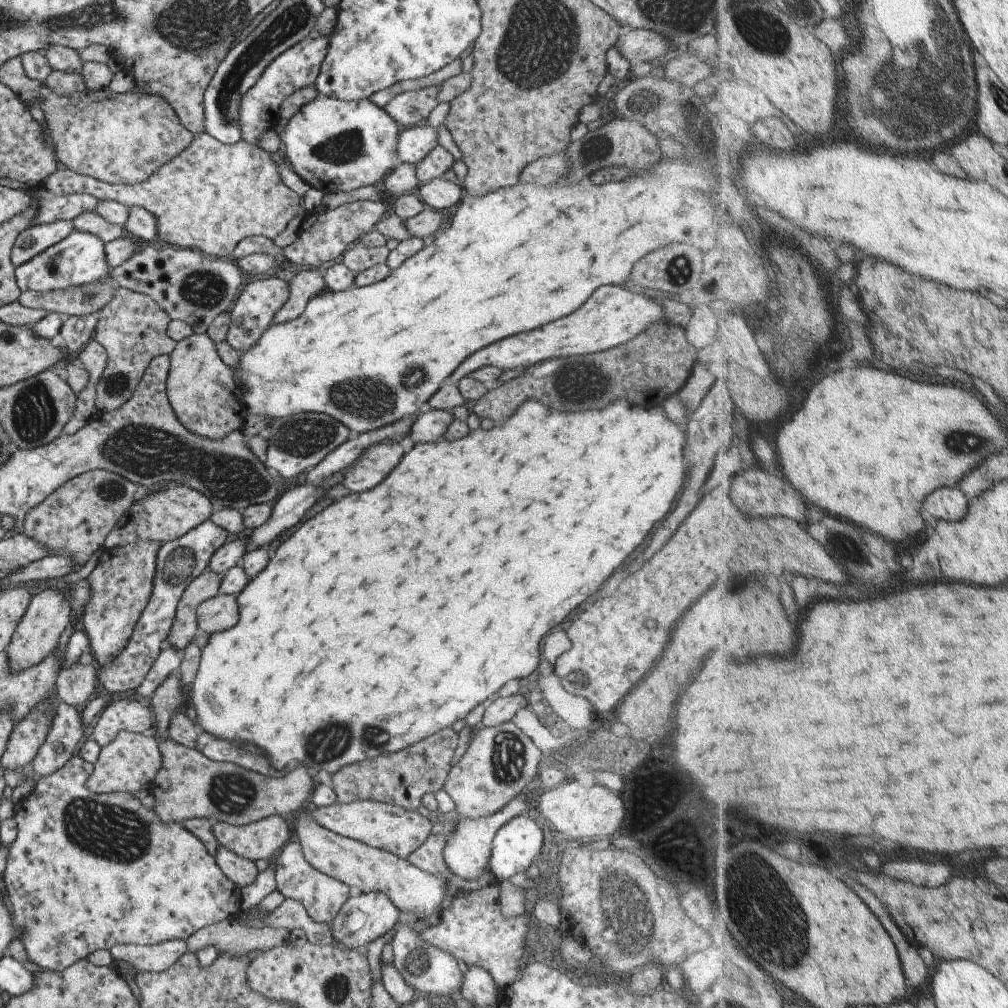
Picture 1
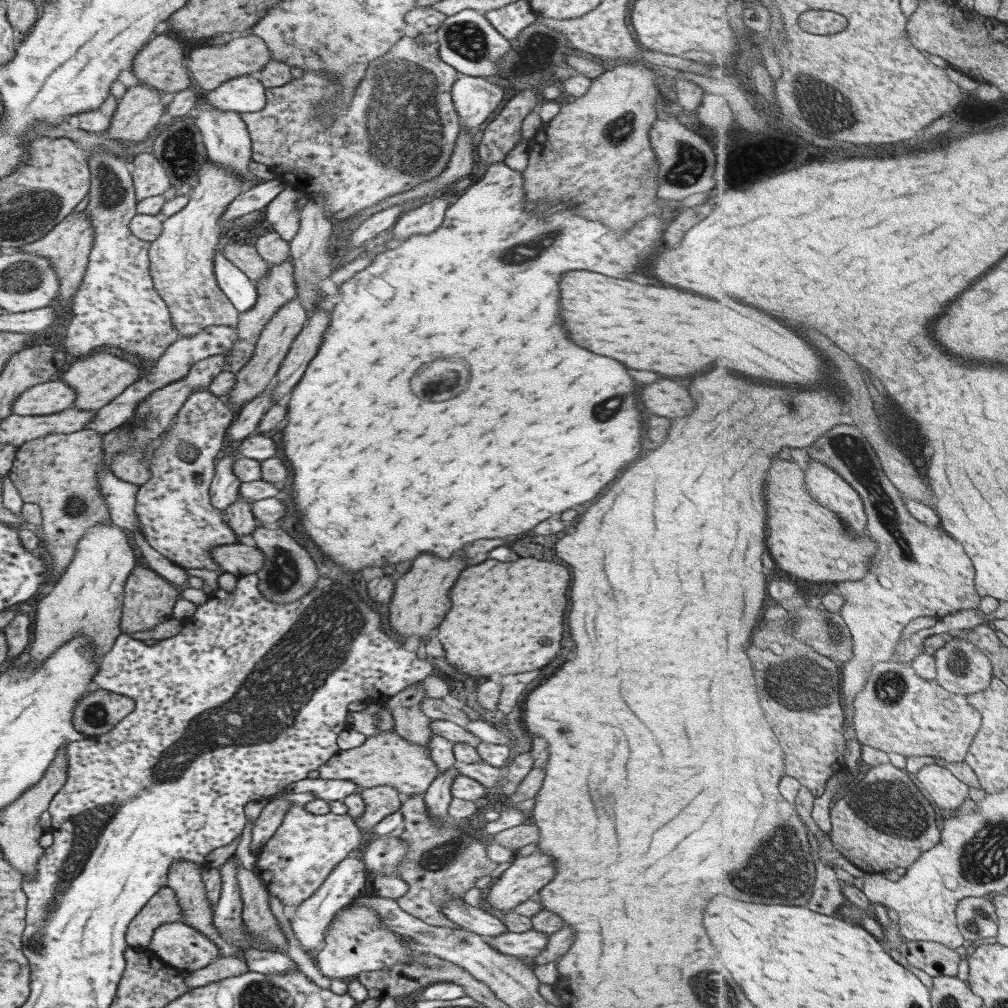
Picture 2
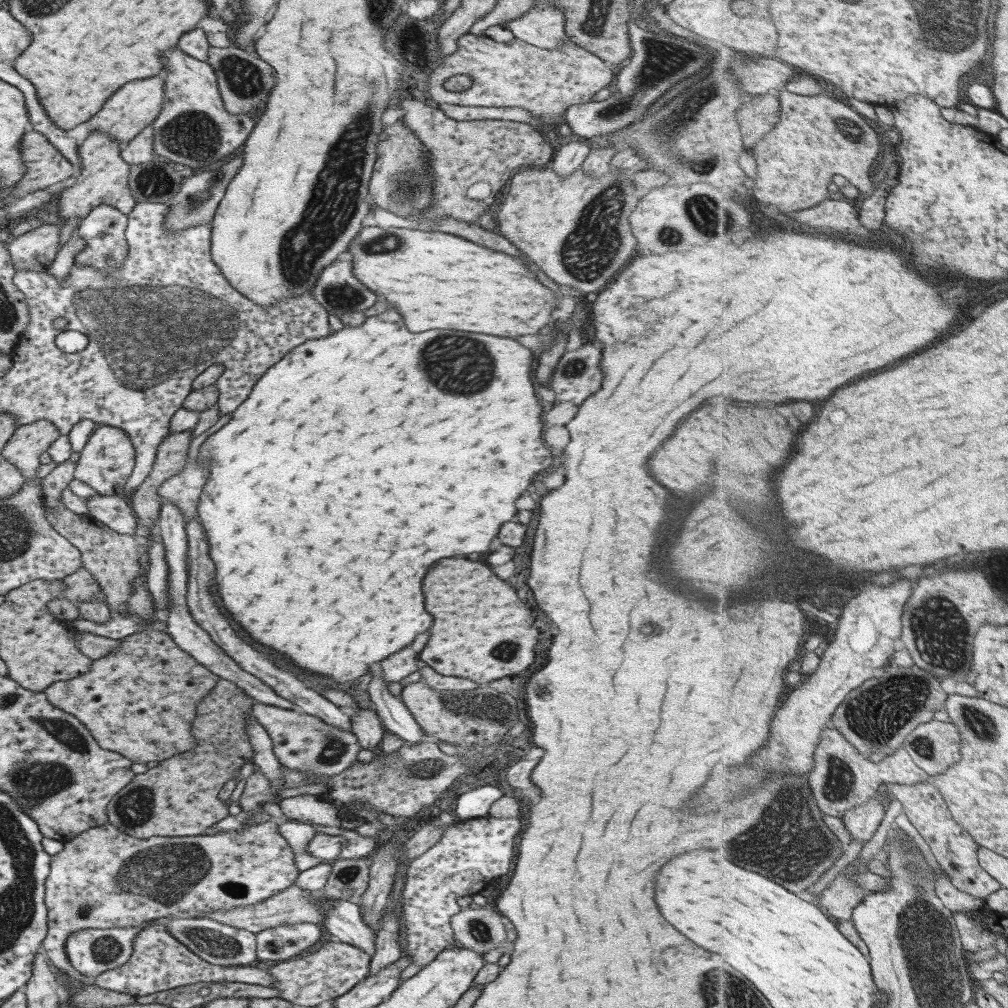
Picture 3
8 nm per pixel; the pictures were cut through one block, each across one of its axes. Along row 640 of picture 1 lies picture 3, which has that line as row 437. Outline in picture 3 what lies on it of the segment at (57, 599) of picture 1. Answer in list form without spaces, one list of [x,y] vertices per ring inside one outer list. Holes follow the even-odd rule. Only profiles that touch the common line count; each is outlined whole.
[[[36,420],[14,428],[1,448],[1,456],[18,469],[23,478],[34,478],[39,456],[59,436],[57,429],[48,420]]]

